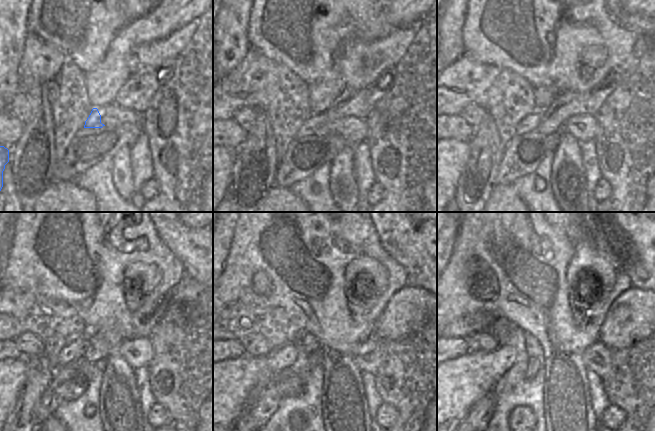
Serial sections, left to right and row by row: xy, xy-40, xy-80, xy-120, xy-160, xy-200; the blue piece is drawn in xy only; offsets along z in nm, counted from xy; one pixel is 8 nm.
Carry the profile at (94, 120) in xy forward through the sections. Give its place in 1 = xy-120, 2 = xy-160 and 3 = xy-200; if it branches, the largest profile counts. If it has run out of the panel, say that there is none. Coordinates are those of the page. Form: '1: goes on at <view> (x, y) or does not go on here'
1: goes on at xy-120 (76, 349)
2: goes on at xy-160 (233, 380)
3: goes on at xy-200 (457, 385)

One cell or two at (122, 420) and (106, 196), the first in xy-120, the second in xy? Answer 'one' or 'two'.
two

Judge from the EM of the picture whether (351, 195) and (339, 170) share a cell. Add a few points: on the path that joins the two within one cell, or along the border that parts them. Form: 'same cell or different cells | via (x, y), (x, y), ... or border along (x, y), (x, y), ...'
same cell | via (345, 189), (342, 183), (342, 176)

